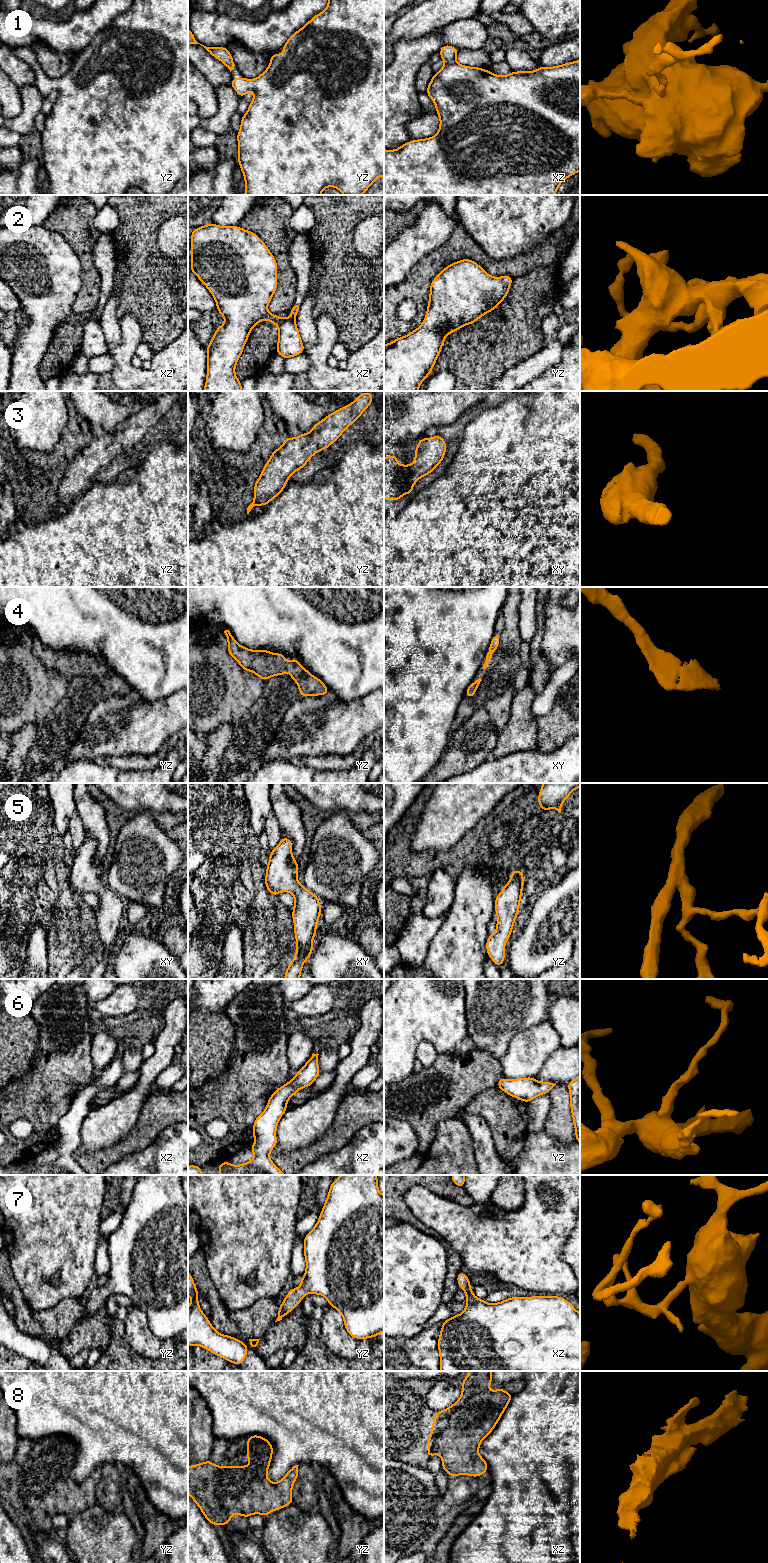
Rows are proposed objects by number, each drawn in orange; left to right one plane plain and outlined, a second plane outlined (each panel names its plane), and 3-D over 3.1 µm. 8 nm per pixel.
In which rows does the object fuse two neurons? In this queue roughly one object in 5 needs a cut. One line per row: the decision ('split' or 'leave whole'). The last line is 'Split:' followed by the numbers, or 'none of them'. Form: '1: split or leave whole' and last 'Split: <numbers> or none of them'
1: leave whole
2: leave whole
3: leave whole
4: leave whole
5: leave whole
6: leave whole
7: leave whole
8: leave whole
Split: none of them

